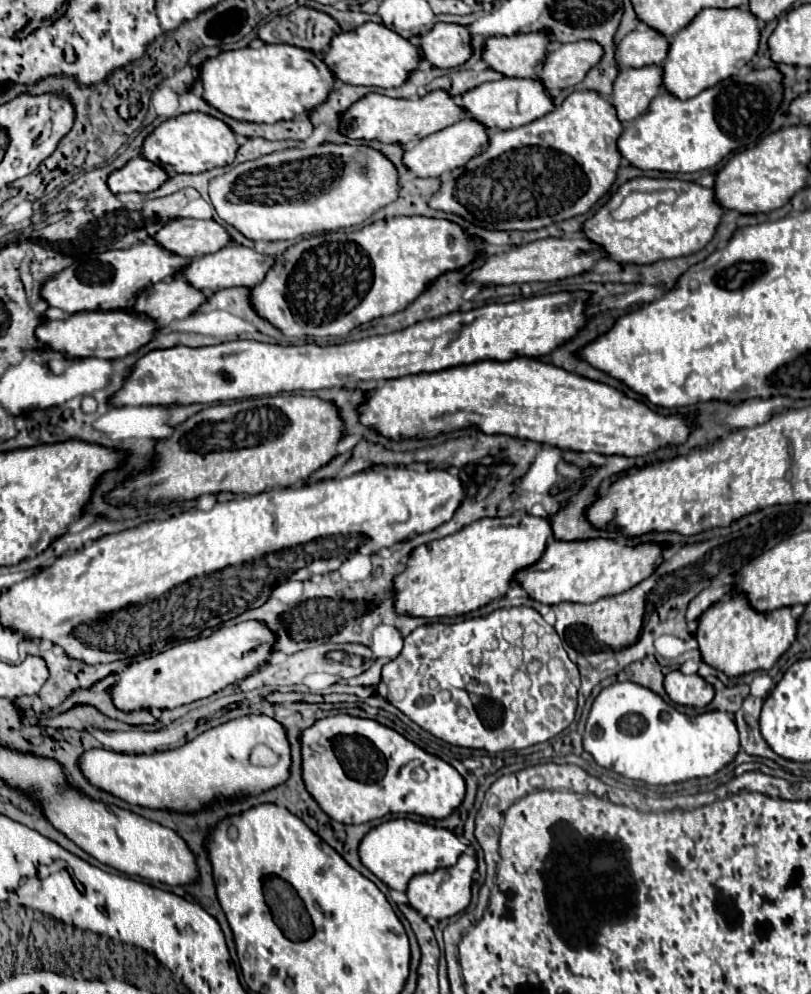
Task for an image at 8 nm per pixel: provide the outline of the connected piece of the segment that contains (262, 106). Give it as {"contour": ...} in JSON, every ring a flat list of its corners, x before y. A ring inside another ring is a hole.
{"contour":[[263,45,261,49,245,47,223,51,217,57,205,59,199,69,199,81,203,83,203,99,227,117,237,121,277,123,309,113,309,109,321,105,329,89,333,89,335,77,321,57,305,53,305,49,293,49,293,45]]}

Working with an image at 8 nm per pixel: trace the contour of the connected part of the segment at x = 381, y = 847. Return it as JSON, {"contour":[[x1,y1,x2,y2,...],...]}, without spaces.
{"contour":[[393,819,393,821,385,821,377,825,363,837,359,845,359,857,361,857,361,863,375,877,379,877,387,887,405,891,407,883,415,875,433,873,435,869,455,865,459,855,465,851,465,847,467,845,449,829,415,823,411,819]]}

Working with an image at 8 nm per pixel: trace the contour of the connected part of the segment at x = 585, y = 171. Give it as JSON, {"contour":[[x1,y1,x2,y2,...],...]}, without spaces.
{"contour":[[573,91,551,113,521,125,517,129,491,129,489,145,463,167,439,177,441,189,429,199,429,207,453,213,477,227,491,231,533,231,587,213,613,185,621,161,615,141,621,135,621,121,613,113,613,105,597,93]]}

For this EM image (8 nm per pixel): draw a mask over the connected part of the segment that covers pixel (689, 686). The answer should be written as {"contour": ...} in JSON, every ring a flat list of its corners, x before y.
{"contour":[[673,671,665,677,665,691,667,695,679,703,679,705,689,705,689,707,707,707,711,699,715,697,713,687,699,675,683,675,679,671]]}

